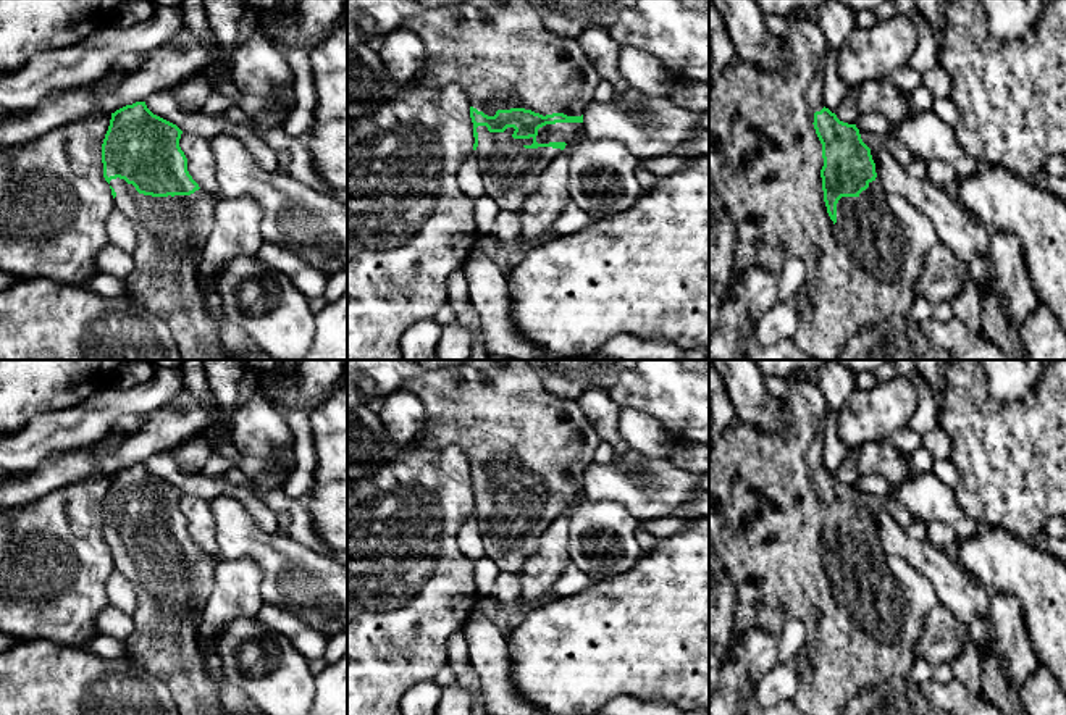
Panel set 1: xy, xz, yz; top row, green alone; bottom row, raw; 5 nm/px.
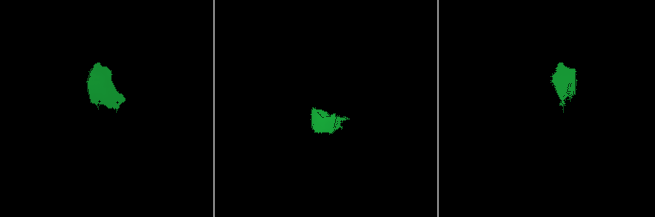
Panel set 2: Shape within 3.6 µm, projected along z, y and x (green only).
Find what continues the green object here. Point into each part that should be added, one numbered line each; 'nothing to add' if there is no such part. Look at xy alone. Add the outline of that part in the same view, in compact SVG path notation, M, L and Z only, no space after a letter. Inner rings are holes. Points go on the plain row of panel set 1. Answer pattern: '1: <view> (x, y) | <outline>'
1: xy (172, 593) | M120 539L111 541L110 547L116 554L115 568L129 581L137 597L134 631L126 639L126 659L166 684L179 715L229 715L197 646L197 629L212 594L216 558L202 550L191 557L152 558L139 555Z

